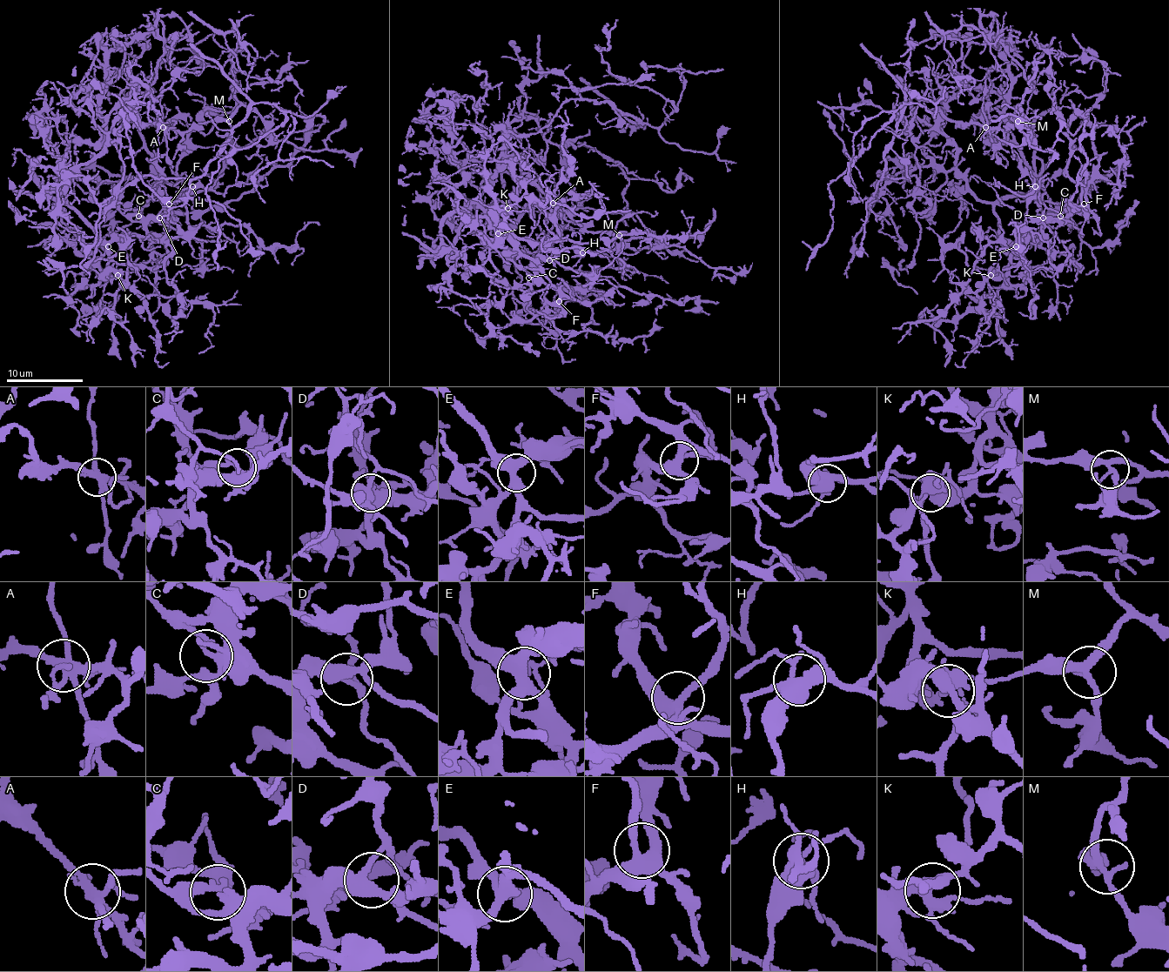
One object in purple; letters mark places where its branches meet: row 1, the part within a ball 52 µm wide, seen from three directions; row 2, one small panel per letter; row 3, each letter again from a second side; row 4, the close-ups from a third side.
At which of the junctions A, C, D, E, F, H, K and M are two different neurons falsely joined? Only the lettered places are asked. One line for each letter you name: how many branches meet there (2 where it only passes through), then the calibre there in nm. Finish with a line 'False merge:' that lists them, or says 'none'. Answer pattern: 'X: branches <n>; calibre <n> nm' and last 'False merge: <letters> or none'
A: branches 8; calibre 320 nm
False merge: A

